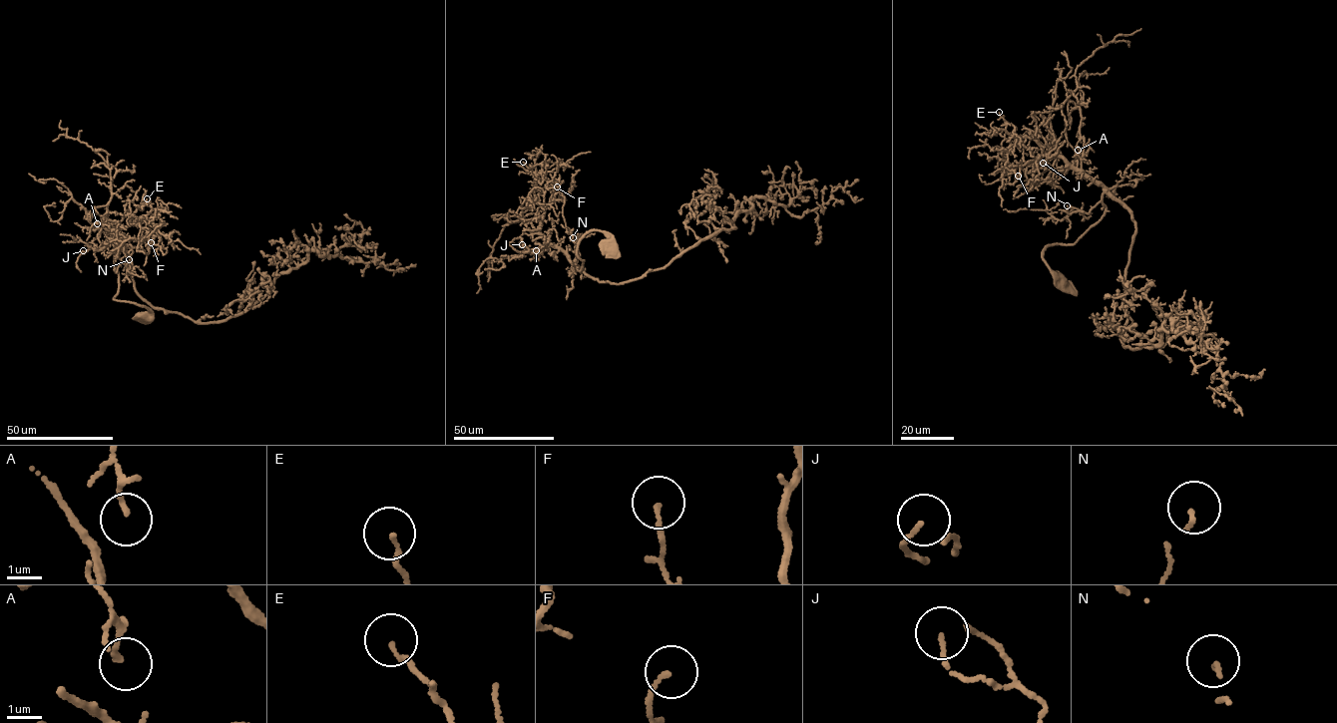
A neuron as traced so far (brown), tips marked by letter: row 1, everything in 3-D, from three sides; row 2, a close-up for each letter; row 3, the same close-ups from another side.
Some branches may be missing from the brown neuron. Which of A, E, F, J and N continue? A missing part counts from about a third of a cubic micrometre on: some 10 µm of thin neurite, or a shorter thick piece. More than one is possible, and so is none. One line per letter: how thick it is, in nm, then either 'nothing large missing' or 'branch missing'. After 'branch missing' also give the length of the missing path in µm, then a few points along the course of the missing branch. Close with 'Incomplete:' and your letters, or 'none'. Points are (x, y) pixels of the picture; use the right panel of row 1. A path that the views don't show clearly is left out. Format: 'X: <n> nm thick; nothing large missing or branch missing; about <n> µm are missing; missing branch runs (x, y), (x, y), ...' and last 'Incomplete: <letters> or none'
A: 130 nm thick; nothing large missing
E: 110 nm thick; nothing large missing
F: 120 nm thick; nothing large missing
J: 100 nm thick; nothing large missing
N: 100 nm thick; branch missing; about 25 µm are missing; missing branch runs (1067, 205), (1073, 195), (1068, 202), (1059, 202), (1054, 195), (1056, 188), (1050, 188)
Incomplete: N

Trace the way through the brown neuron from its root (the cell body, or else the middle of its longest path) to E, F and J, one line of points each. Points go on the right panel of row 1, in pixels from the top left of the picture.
E: (1061, 280), (1043, 251), (1071, 244), (1097, 223), (1106, 207), (1103, 186), (1033, 139), (1014, 139), (999, 112)
F: (1061, 280), (1043, 251), (1097, 223), (1103, 186), (1043, 154), (1020, 166), (1013, 184), (1018, 176)
J: (1061, 280), (1045, 249), (1076, 241), (1106, 205), (1089, 177), (1070, 169), (1061, 178), (1043, 163)

